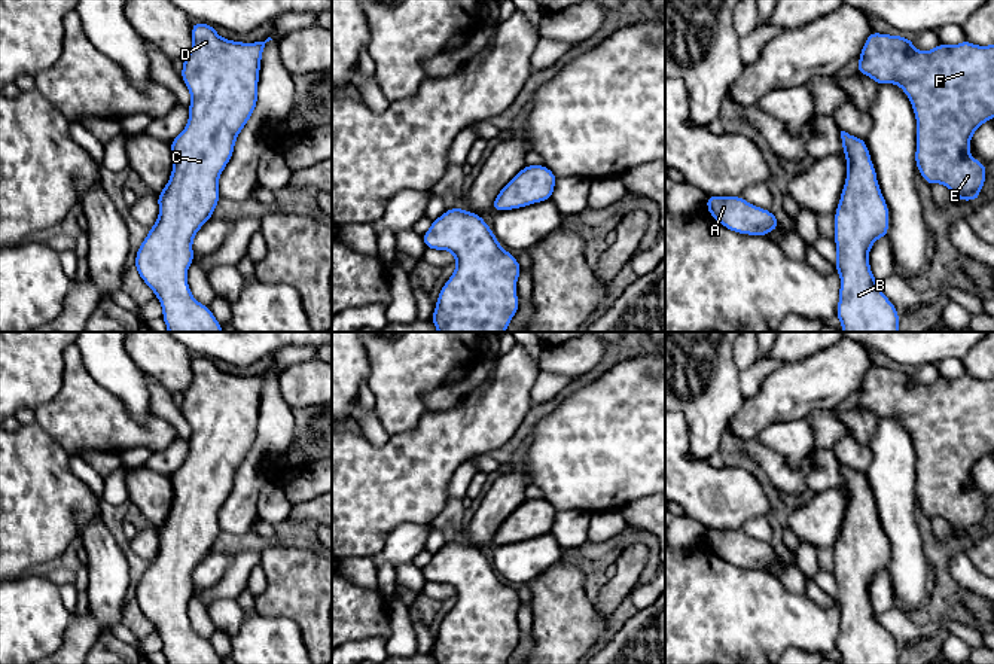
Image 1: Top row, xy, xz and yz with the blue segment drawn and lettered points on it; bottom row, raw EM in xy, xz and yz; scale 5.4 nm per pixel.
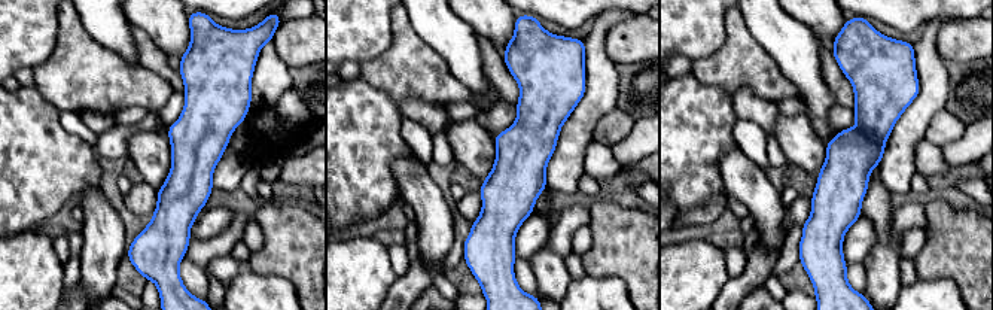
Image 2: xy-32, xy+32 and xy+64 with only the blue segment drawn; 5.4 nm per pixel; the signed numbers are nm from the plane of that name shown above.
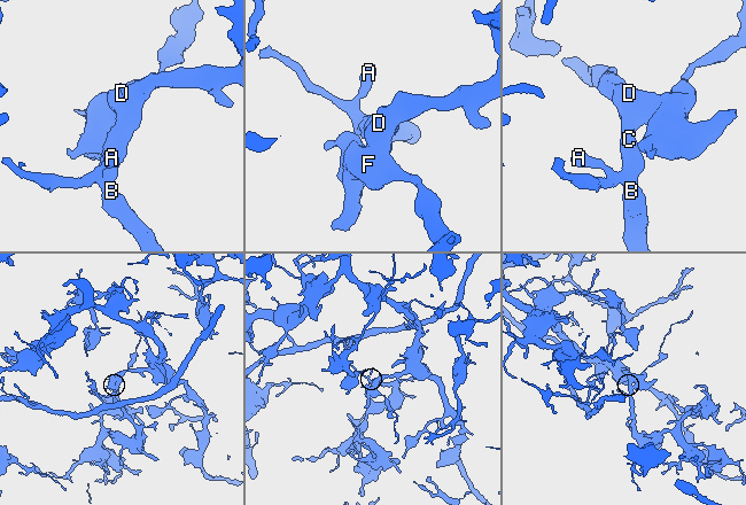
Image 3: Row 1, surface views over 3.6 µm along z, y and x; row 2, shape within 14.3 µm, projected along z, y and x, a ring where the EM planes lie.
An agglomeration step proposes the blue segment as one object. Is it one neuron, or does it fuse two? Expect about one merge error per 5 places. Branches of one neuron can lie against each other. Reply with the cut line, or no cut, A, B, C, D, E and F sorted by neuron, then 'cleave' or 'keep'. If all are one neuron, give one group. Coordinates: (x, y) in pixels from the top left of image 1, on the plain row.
no cut | A B C D E F | keep

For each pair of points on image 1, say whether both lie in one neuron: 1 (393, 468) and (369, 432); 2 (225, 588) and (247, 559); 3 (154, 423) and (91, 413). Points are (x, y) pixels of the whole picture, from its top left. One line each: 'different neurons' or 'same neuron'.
1: different neurons
2: same neuron
3: same neuron

